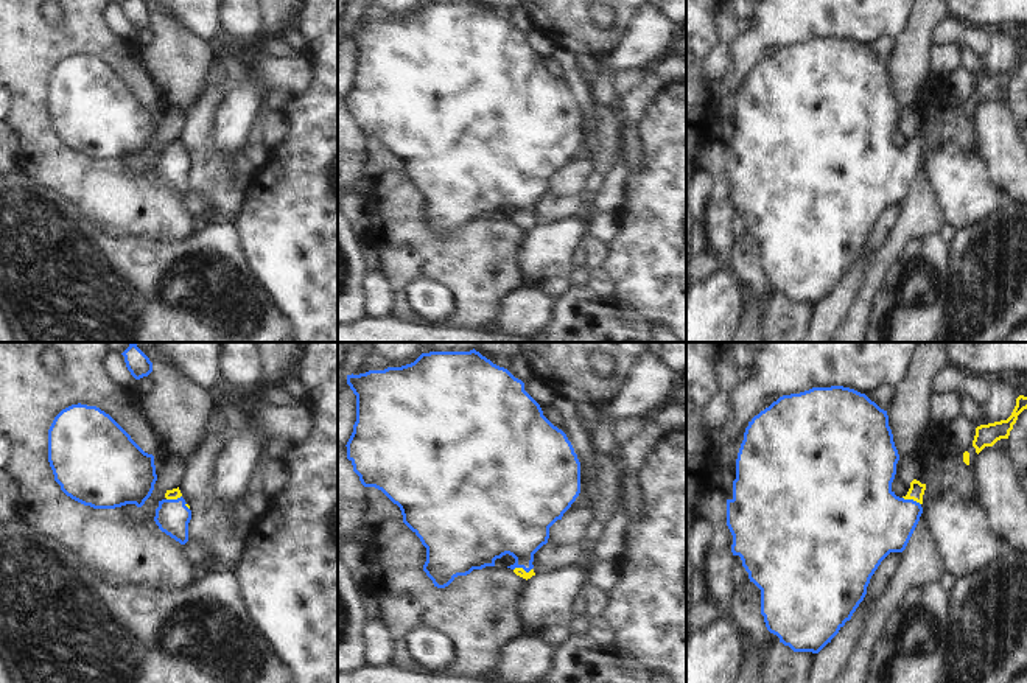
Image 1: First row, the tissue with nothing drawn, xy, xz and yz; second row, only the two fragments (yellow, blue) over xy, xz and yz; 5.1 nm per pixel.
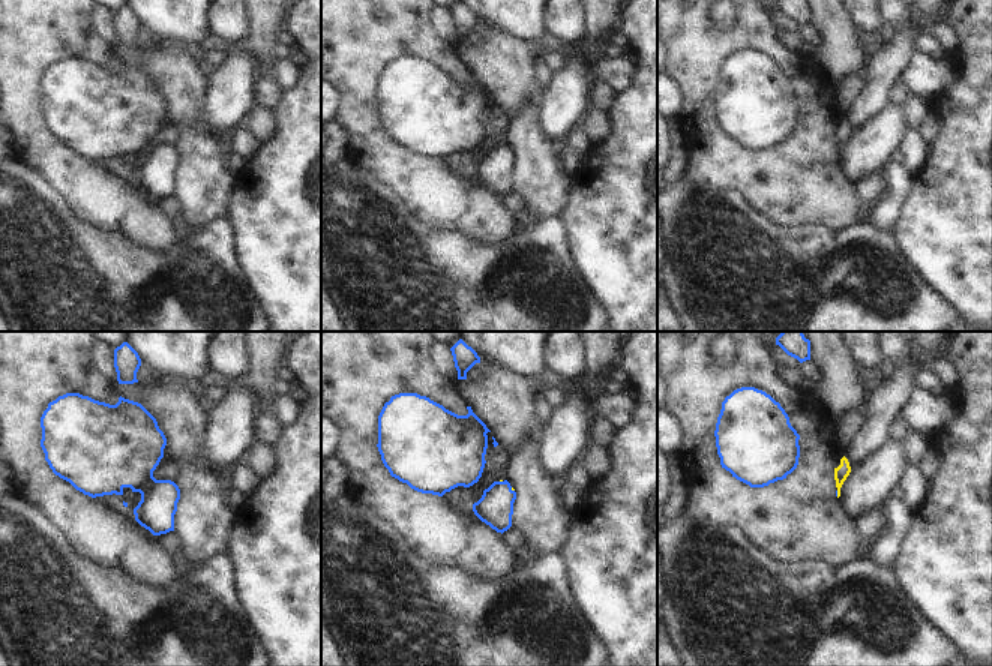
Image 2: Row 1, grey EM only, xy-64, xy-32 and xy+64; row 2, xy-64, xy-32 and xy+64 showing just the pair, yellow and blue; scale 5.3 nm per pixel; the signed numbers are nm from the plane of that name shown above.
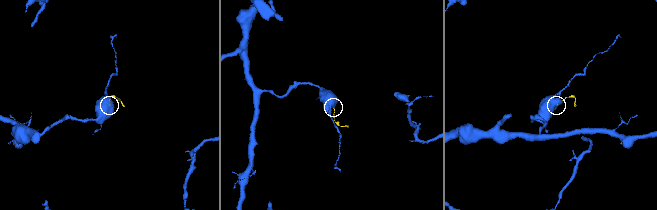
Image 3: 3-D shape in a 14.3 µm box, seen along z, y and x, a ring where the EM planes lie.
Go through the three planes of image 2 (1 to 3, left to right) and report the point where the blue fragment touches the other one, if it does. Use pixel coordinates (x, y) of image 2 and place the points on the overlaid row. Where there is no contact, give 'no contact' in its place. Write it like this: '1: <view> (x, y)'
1: no contact
2: xy-32 (512, 489)
3: xy+64 (838, 494)

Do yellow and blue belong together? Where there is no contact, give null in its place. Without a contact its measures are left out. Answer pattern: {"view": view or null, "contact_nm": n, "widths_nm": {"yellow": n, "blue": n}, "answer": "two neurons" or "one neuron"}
{"view": "xz", "contact_nm": 100, "widths_nm": {"yellow": 50, "blue": 340}, "answer": "one neuron"}

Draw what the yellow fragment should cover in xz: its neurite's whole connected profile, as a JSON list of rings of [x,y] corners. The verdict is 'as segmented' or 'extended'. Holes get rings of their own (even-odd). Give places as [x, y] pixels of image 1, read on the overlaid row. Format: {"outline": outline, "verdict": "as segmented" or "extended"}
{"outline": [[[475,349],[470,352],[429,352],[422,353],[414,363],[384,370],[369,370],[359,375],[347,375],[347,384],[356,395],[356,422],[347,442],[347,459],[364,487],[381,490],[403,515],[403,523],[420,538],[426,548],[423,571],[434,587],[445,588],[457,576],[467,576],[473,569],[495,566],[495,560],[509,554],[515,563],[507,566],[517,576],[531,579],[534,573],[534,554],[548,543],[549,527],[562,520],[580,493],[580,462],[566,434],[554,426],[545,415],[540,405],[524,391],[524,383],[515,378],[507,369],[493,364]]], "verdict": "extended"}

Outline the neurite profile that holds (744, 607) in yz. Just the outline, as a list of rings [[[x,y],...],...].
[[[745,580],[741,588],[736,588],[731,601],[731,618],[745,641],[758,649],[770,647],[770,632],[766,627],[764,616],[758,611],[758,587],[753,582]]]

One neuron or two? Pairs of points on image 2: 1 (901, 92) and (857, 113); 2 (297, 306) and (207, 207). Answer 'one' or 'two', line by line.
1: two
2: two

